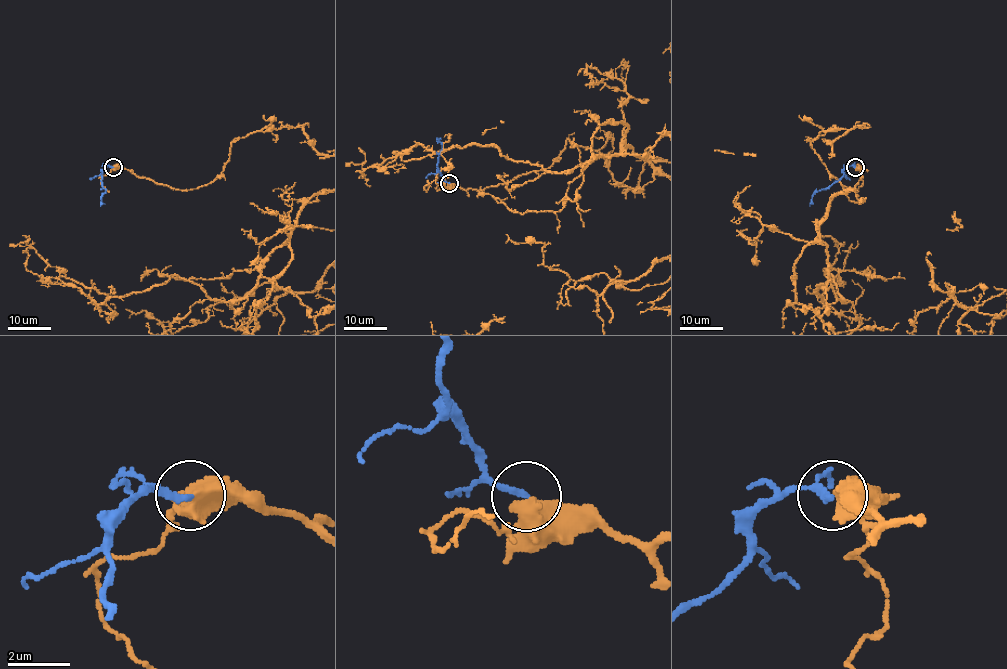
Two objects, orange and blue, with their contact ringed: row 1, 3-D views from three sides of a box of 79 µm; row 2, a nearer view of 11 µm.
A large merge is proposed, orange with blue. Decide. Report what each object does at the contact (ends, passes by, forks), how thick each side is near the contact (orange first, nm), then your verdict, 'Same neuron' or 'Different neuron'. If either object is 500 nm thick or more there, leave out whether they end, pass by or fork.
Thickness 700 nm (orange) against 200 nm. Same neuron

